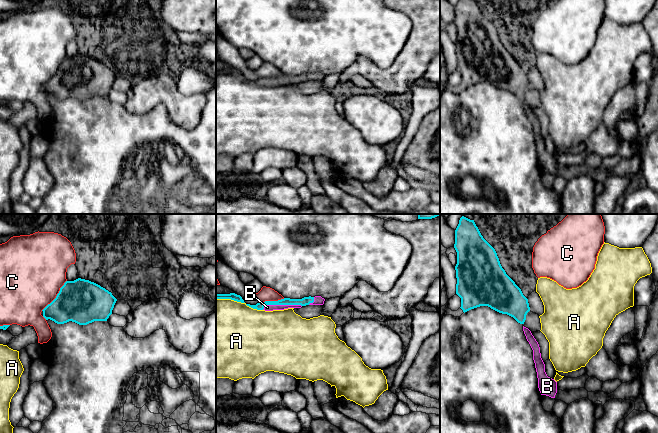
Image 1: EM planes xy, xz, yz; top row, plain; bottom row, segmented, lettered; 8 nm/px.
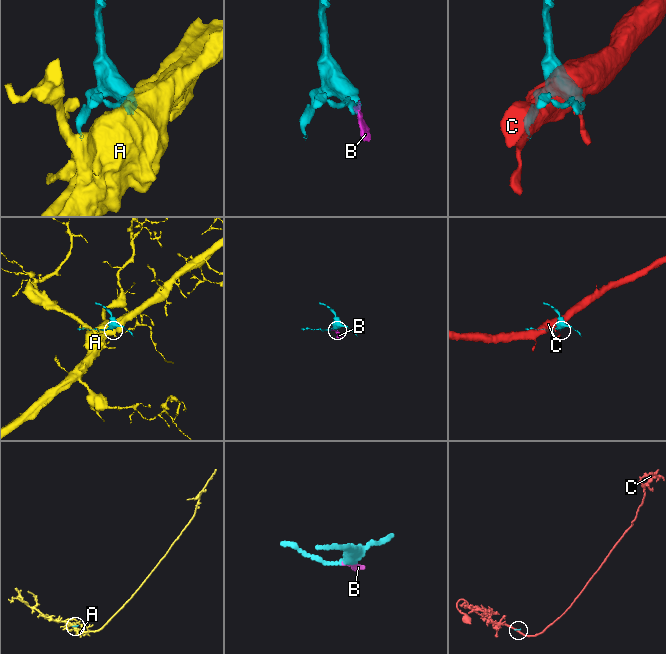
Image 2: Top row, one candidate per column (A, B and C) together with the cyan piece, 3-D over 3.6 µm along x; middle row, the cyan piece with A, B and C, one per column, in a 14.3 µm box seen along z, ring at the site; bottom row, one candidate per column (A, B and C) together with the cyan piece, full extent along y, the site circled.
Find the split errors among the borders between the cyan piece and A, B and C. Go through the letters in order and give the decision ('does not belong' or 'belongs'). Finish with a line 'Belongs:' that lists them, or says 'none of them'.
A: does not belong
B: belongs
C: does not belong
Belongs: B

